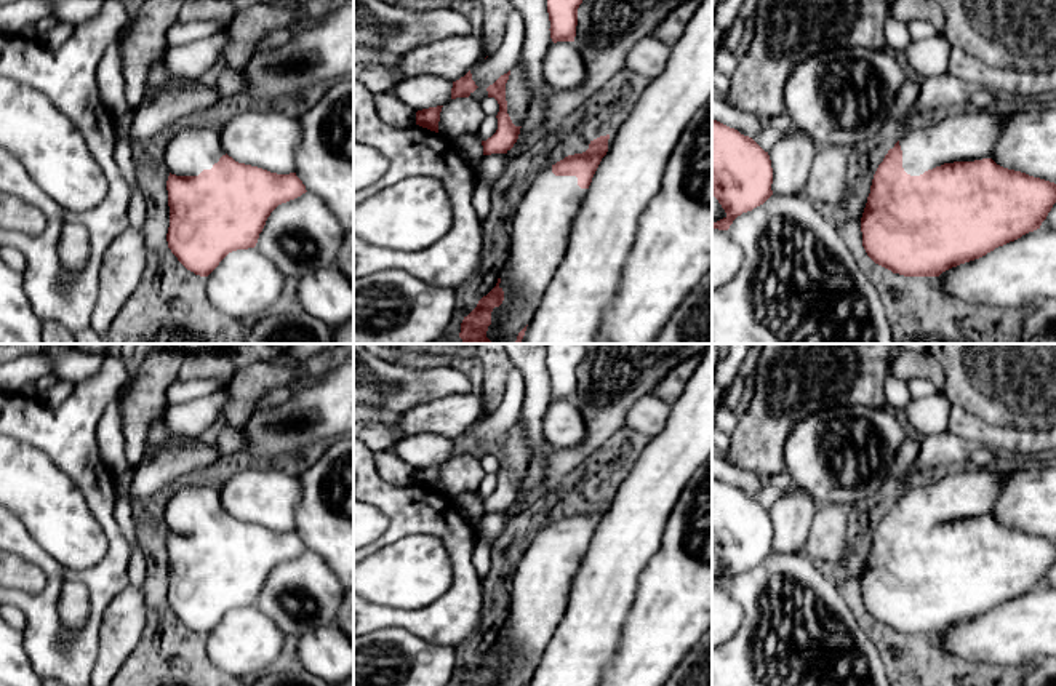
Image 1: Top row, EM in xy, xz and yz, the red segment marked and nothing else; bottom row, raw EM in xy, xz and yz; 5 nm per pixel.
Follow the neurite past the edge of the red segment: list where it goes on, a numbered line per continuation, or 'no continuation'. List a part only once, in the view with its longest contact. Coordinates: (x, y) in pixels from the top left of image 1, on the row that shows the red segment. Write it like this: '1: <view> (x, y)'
1: yz (968, 135)

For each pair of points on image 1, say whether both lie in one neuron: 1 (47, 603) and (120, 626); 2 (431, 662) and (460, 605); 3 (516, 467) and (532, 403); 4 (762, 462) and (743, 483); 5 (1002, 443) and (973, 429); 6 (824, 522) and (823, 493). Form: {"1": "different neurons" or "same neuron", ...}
{"1": "different neurons", "2": "different neurons", "3": "different neurons", "4": "different neurons", "5": "same neuron", "6": "different neurons"}

